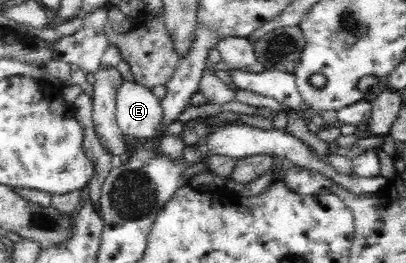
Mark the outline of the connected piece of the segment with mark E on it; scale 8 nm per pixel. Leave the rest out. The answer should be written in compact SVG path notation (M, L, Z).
M124 81L117 90L116 121L124 136L153 138L163 124L161 100L149 88Z

